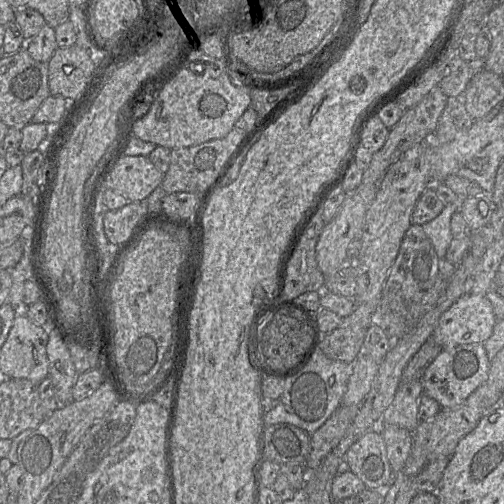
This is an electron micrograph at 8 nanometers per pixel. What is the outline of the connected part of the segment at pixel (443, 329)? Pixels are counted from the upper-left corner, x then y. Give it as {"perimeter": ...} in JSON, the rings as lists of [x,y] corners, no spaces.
{"perimeter":[[[466,293],[441,315],[432,338],[442,348],[483,344],[492,335],[496,322],[486,295]]]}

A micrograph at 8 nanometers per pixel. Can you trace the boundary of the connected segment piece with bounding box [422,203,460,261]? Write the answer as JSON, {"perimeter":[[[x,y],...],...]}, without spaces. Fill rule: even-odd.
{"perimeter":[[[458,203],[445,204],[442,211],[433,220],[422,225],[437,256],[443,259],[443,261],[445,261],[445,254],[453,239],[451,232],[451,217],[459,209],[460,205]]]}

